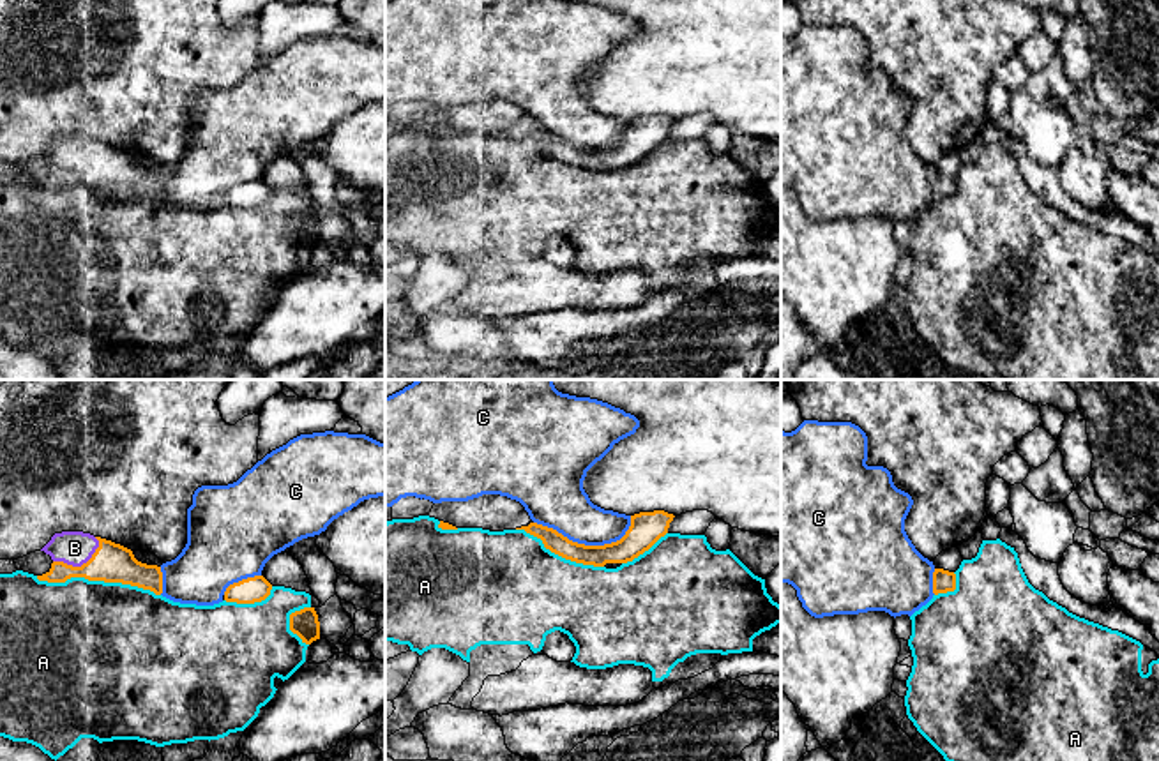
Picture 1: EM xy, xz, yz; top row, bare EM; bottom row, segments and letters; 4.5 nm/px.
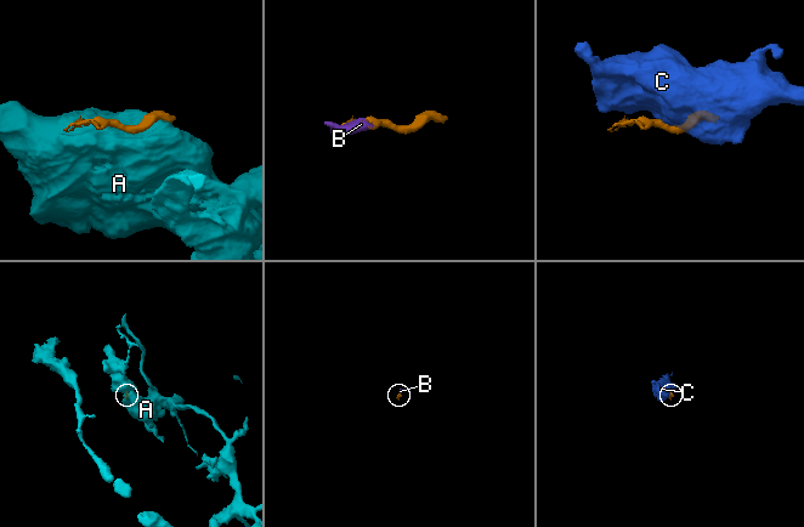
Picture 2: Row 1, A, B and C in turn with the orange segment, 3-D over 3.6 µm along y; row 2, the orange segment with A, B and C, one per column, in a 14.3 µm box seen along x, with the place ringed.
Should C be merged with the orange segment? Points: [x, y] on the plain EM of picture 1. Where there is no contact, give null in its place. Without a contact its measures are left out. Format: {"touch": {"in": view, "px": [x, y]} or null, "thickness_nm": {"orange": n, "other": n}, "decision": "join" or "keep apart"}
{"touch": {"in": "xz", "px": [587, 150]}, "thickness_nm": {"orange": 140, "other": 260}, "decision": "keep apart"}

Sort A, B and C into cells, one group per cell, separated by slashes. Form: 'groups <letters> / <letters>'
groups A / B / C

